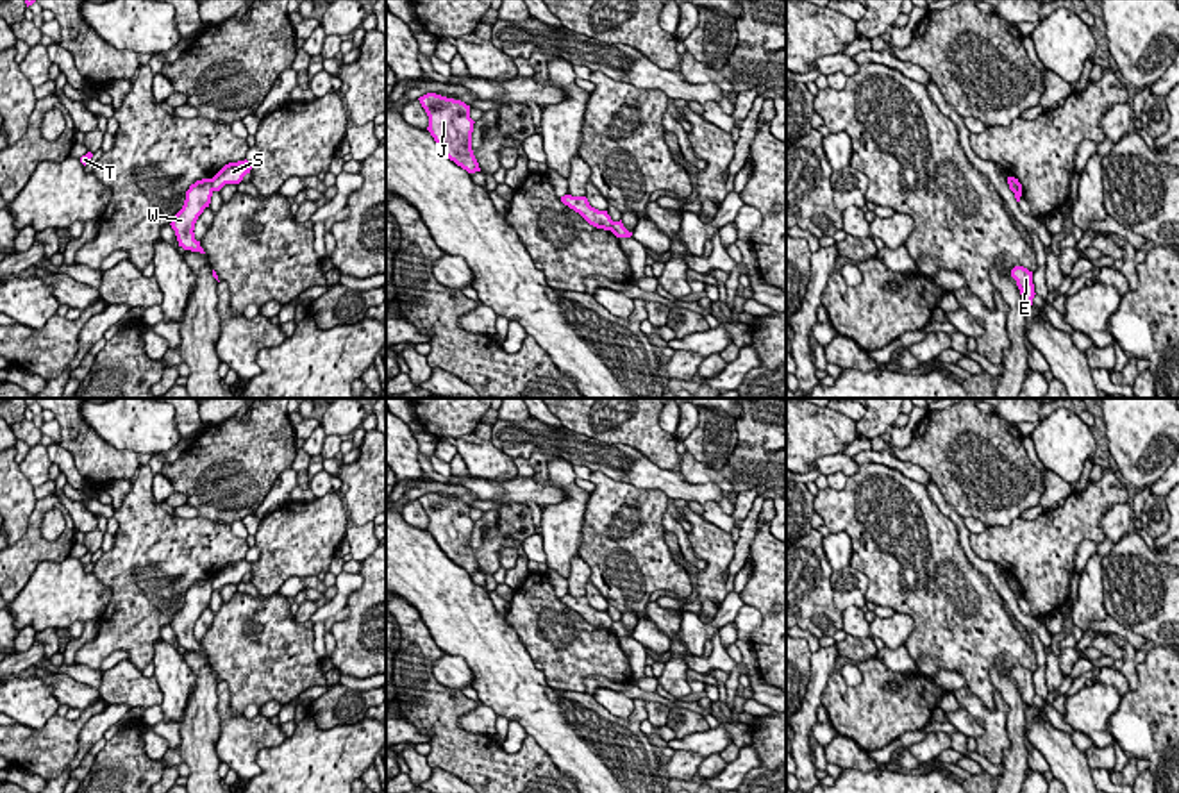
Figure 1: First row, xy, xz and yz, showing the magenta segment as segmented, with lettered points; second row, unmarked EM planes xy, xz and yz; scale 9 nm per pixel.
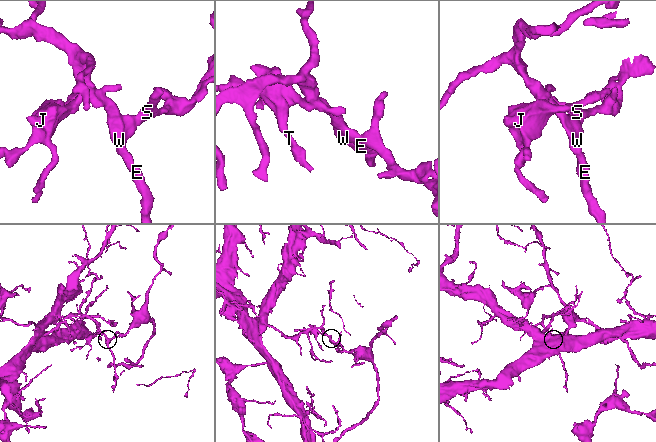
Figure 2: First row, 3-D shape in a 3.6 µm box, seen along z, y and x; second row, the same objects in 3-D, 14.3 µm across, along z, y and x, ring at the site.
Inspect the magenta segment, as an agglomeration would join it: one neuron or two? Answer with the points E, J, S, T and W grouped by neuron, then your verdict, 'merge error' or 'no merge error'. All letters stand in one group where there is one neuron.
E J T W / S; merge error

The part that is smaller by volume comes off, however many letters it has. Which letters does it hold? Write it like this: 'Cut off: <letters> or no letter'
Cut off: S

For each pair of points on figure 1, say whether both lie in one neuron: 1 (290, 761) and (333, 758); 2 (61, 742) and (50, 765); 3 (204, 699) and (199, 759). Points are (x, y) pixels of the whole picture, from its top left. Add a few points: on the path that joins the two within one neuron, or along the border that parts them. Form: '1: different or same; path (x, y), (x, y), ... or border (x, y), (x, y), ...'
1: same; path (301, 761), (322, 761)
2: same; path (56, 747), (50, 752), (50, 759)
3: same; path (202, 713), (199, 745)

